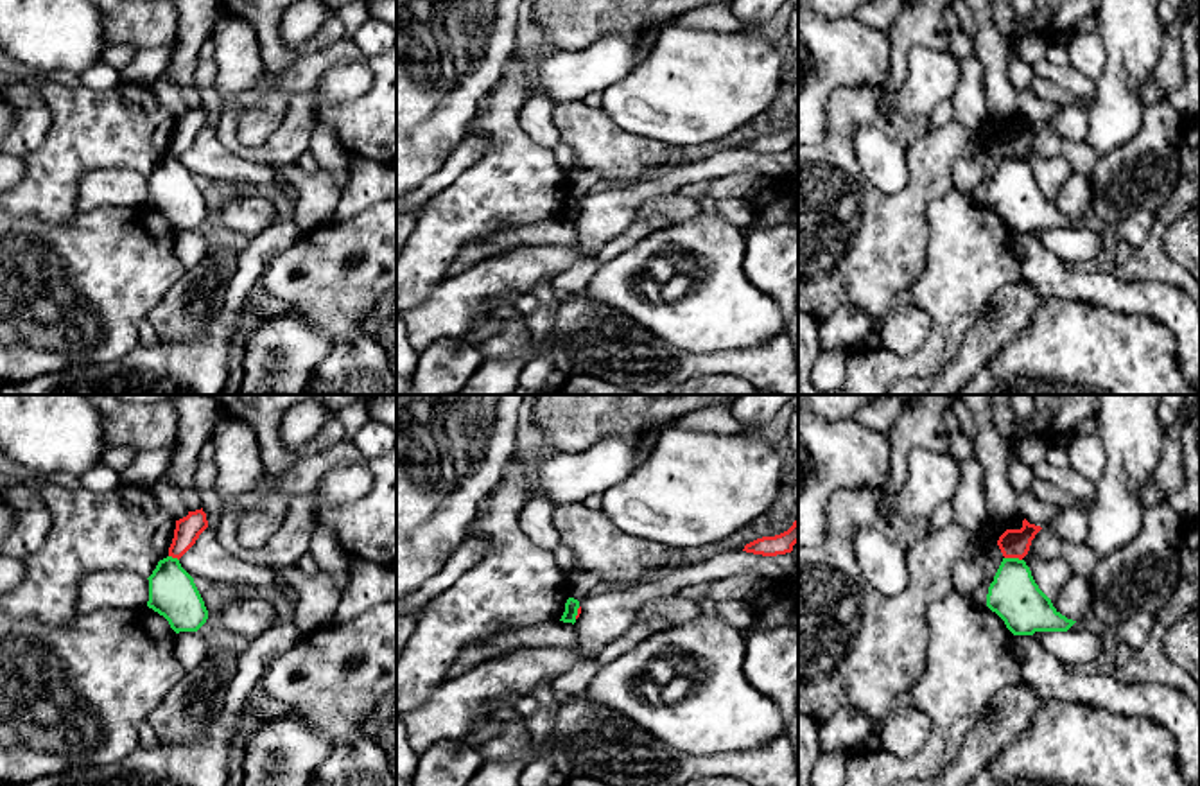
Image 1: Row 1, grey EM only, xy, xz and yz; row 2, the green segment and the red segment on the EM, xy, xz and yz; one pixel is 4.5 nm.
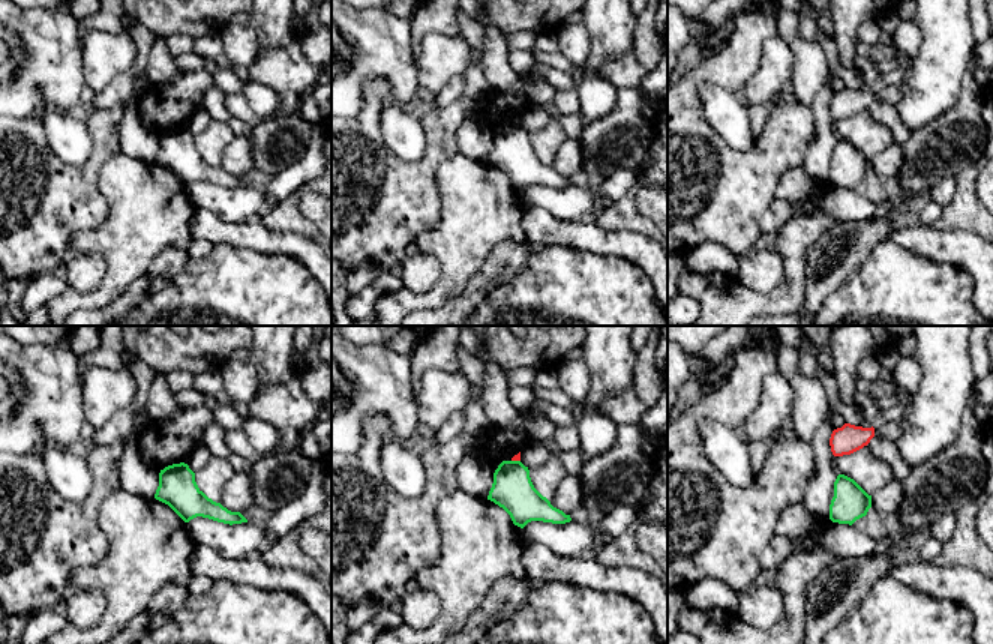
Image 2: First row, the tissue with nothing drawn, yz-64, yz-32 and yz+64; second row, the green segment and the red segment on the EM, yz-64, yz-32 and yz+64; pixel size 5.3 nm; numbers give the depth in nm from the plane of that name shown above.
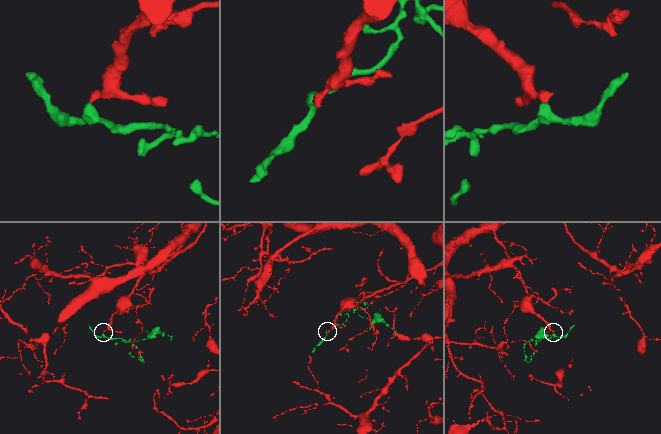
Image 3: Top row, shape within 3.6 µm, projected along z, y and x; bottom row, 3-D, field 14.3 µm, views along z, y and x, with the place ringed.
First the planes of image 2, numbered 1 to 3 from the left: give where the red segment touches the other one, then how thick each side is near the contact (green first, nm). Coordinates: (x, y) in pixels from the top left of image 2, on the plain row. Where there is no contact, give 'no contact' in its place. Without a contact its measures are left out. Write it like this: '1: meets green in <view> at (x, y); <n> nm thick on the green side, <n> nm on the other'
1: no contact
2: meets green in yz-32 at (516, 125); 220 nm thick on the green side, 30 nm on the other
3: no contact

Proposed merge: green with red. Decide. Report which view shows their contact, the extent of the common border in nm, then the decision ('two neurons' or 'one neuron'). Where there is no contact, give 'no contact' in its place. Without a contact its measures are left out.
meets green in yz; contact 80 nm long; two neurons

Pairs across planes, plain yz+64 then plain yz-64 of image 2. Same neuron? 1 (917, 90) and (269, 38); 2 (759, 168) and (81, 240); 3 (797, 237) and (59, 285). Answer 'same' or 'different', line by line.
1: same
2: different
3: different

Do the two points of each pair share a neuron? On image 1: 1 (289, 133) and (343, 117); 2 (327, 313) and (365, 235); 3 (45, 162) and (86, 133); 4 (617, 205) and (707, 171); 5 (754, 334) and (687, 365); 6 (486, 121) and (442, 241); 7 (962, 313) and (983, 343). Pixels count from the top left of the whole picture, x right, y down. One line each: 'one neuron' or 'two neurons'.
1: two neurons
2: one neuron
3: one neuron
4: one neuron
5: two neurons
6: one neuron
7: two neurons

